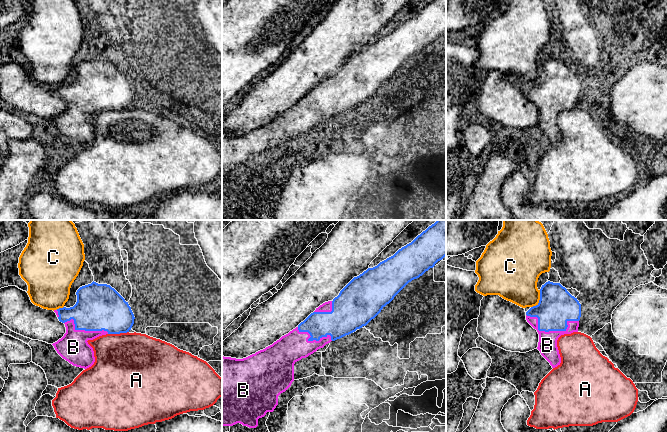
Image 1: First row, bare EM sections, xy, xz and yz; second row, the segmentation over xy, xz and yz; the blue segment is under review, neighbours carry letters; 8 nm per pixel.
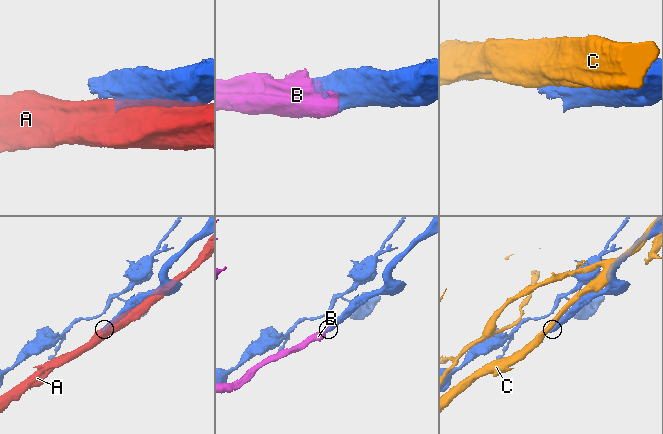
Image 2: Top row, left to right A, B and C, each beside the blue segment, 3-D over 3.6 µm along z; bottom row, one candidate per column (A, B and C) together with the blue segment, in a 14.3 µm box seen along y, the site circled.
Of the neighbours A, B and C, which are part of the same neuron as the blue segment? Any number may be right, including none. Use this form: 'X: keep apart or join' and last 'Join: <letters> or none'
A: keep apart
B: join
C: keep apart
Join: B

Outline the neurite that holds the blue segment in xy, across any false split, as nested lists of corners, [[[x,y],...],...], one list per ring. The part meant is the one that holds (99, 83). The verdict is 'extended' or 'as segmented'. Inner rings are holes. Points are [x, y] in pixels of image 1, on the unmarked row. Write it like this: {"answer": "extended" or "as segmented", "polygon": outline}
{"answer": "extended", "polygon": [[[93,57],[80,63],[76,71],[77,78],[73,83],[54,86],[59,97],[65,100],[66,109],[52,121],[70,140],[87,145],[95,138],[93,124],[87,117],[106,110],[127,109],[131,106],[135,93],[128,78],[110,61]]]}

